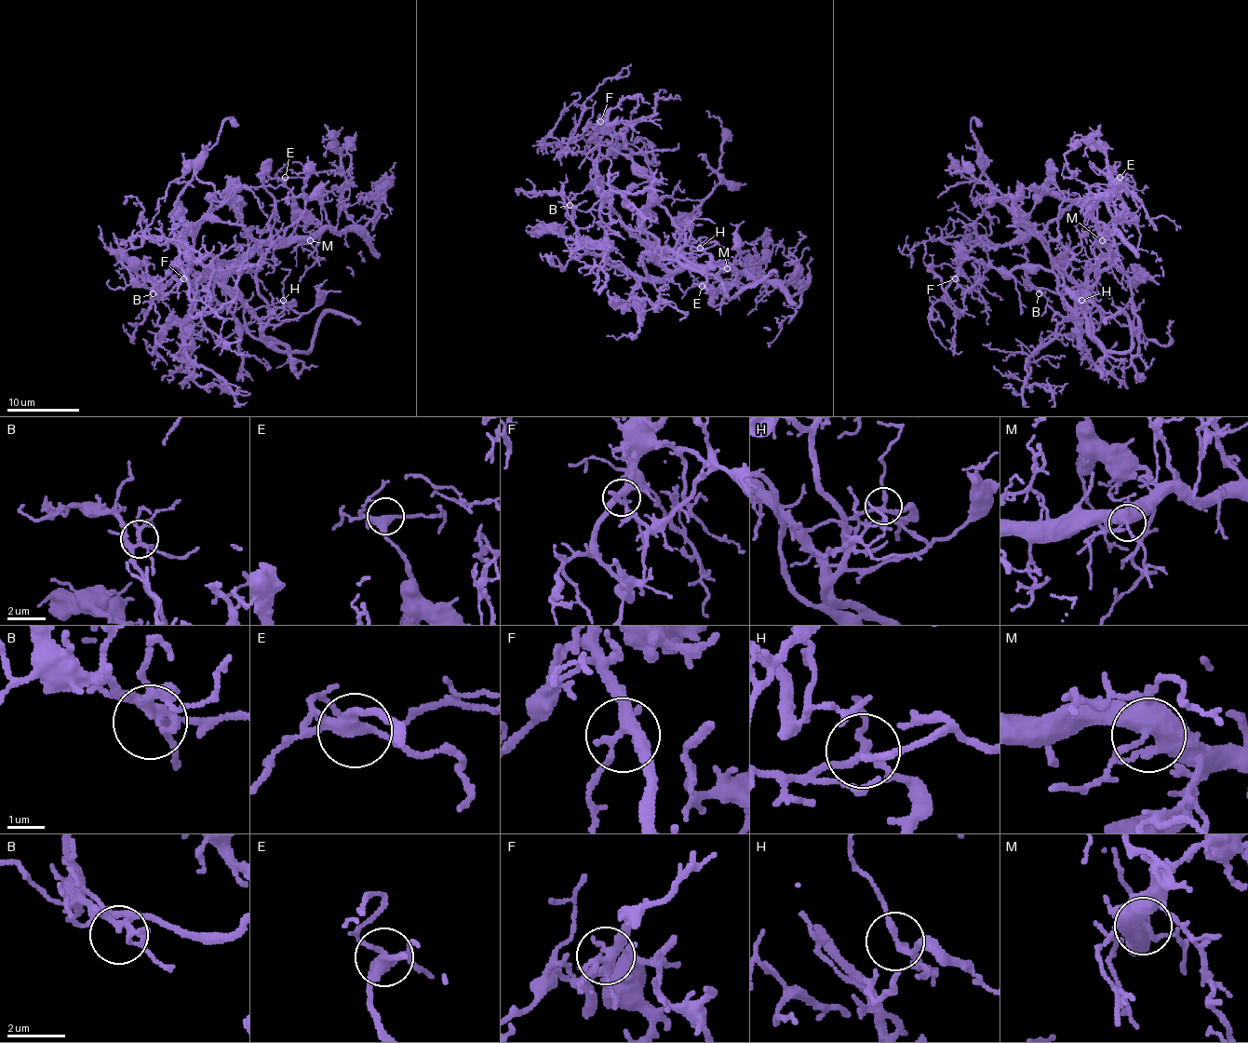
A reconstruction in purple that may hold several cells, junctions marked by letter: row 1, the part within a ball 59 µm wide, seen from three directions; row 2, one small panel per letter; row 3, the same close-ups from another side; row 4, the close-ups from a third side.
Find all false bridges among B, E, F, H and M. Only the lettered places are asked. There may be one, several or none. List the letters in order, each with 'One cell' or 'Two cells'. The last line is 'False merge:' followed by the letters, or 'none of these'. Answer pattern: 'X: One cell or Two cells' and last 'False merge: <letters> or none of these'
B: One cell
E: One cell
F: One cell
H: One cell
M: One cell
False merge: none of these

